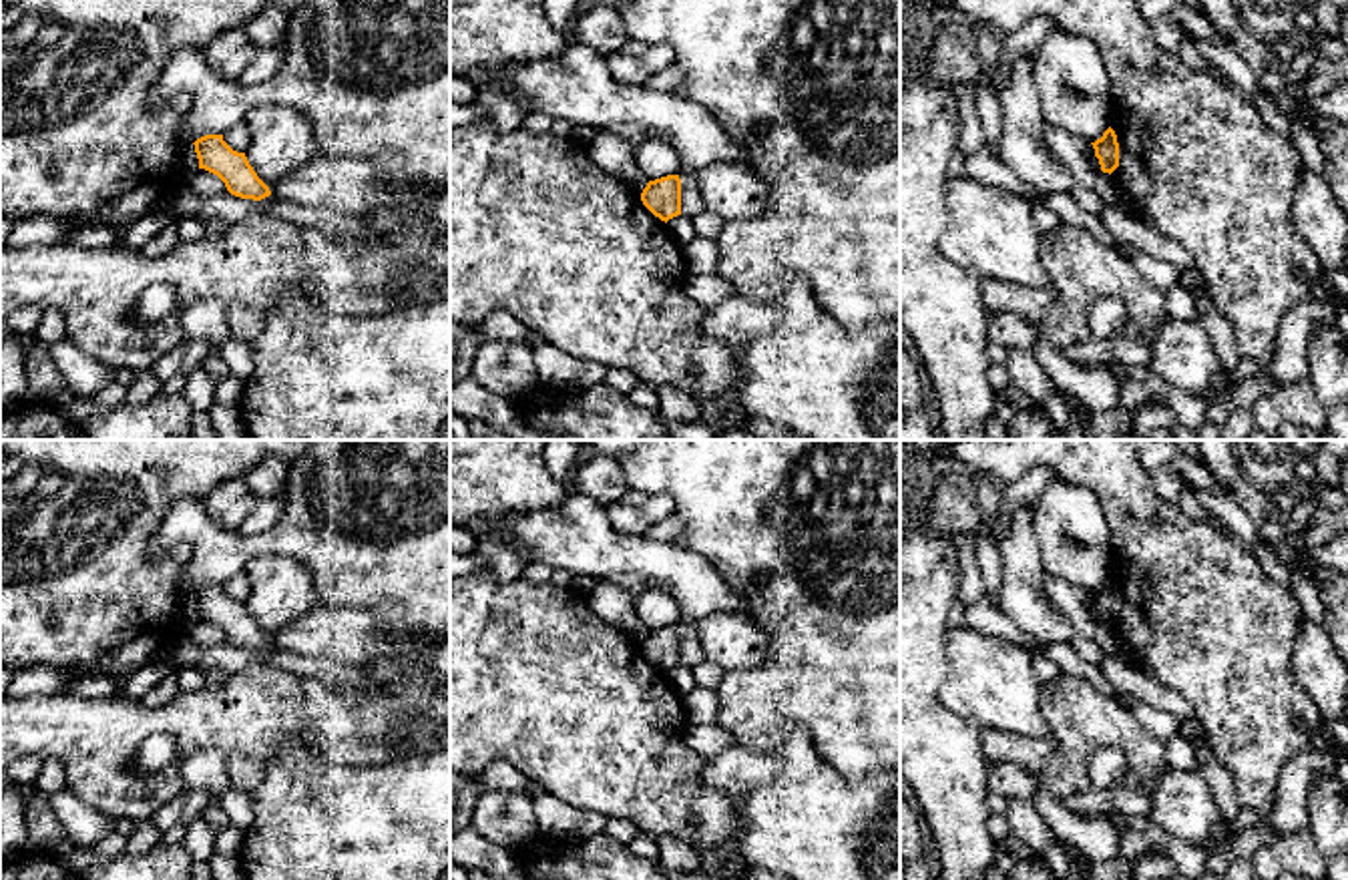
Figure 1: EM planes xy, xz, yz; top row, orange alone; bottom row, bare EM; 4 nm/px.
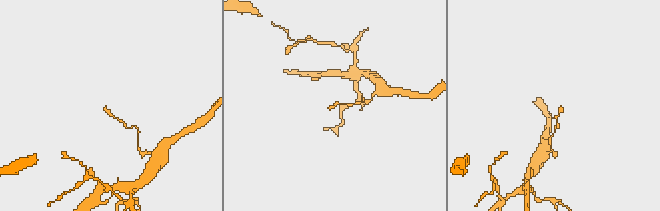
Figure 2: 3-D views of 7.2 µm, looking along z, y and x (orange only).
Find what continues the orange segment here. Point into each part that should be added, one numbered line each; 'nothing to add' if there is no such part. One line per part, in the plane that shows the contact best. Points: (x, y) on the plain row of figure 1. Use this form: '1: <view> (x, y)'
nothing to add

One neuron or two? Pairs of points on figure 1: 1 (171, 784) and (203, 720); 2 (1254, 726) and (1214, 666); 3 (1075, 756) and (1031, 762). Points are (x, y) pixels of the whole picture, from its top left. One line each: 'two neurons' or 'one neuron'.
1: one neuron
2: one neuron
3: two neurons

